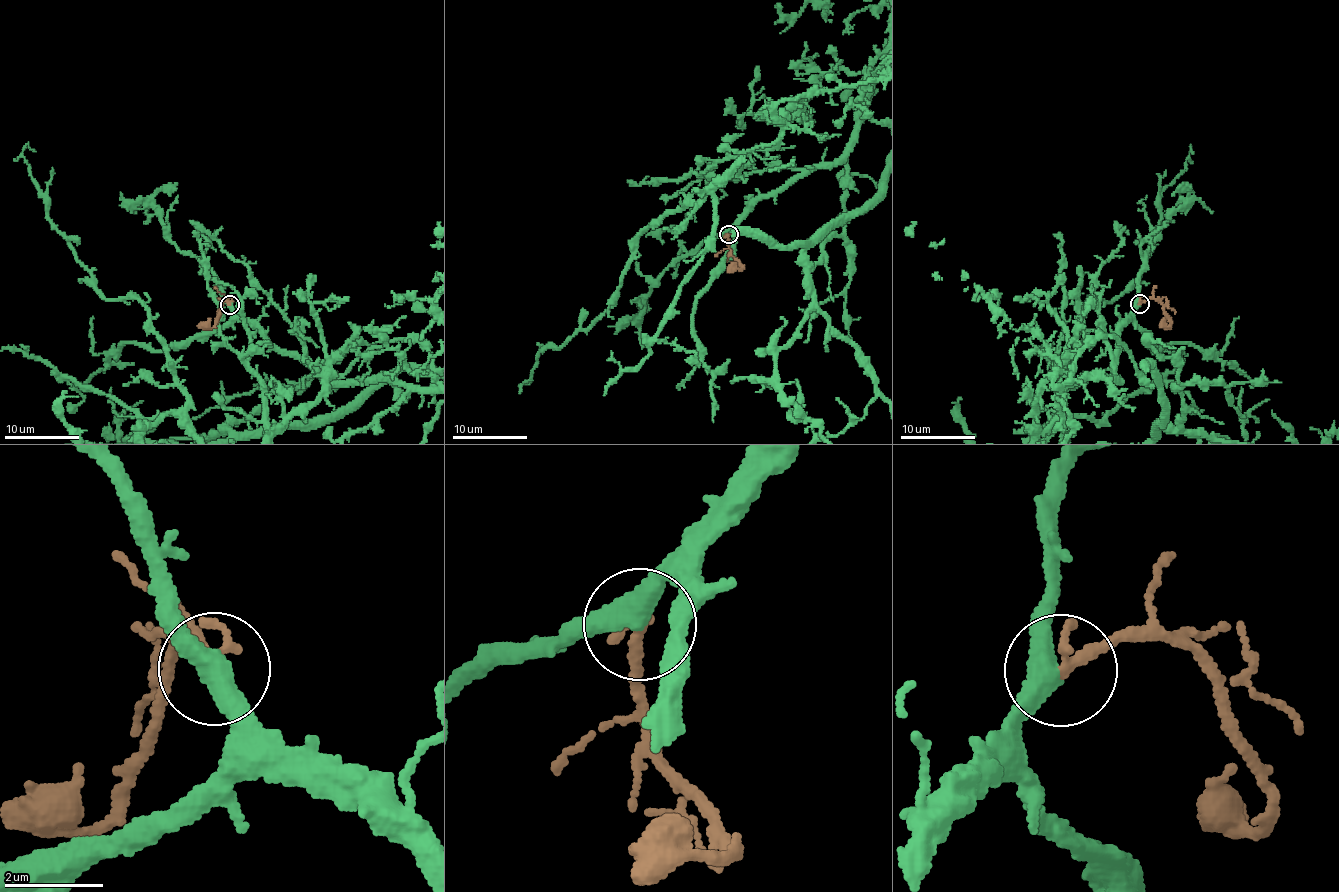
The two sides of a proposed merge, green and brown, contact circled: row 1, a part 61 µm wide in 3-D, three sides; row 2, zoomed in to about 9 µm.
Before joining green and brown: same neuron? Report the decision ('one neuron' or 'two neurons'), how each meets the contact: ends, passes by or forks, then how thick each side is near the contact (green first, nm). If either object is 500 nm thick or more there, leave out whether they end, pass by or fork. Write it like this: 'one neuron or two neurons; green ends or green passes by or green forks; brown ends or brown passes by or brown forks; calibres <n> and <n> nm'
one neuron; green passes by; brown passes by; calibres 420 and 180 nm

